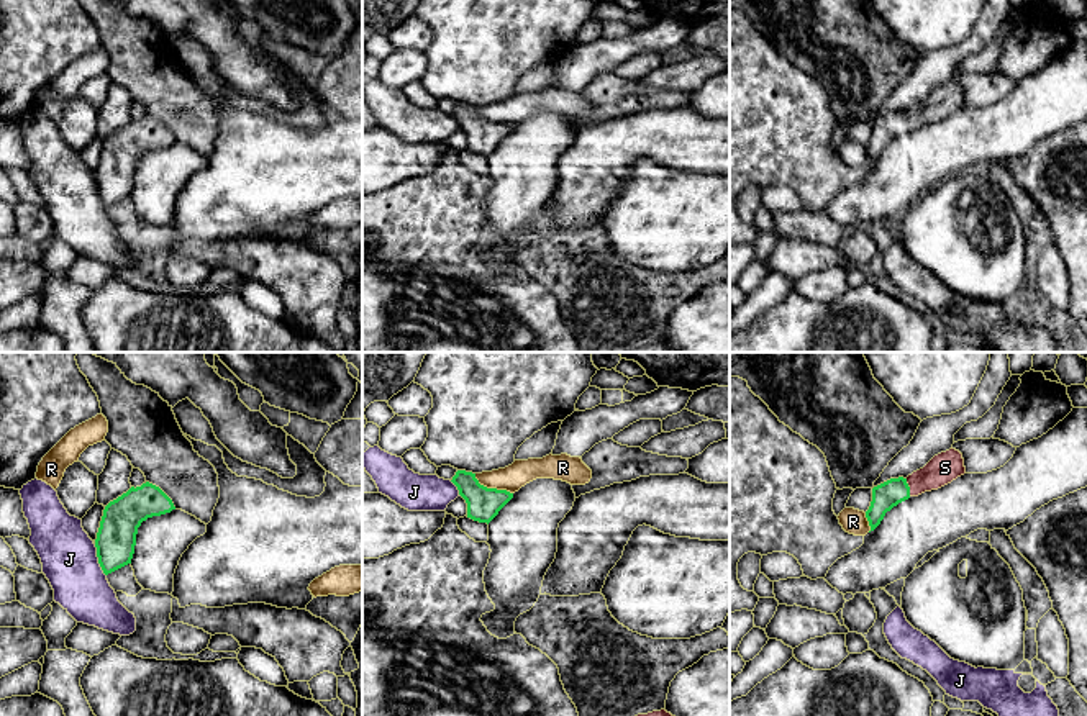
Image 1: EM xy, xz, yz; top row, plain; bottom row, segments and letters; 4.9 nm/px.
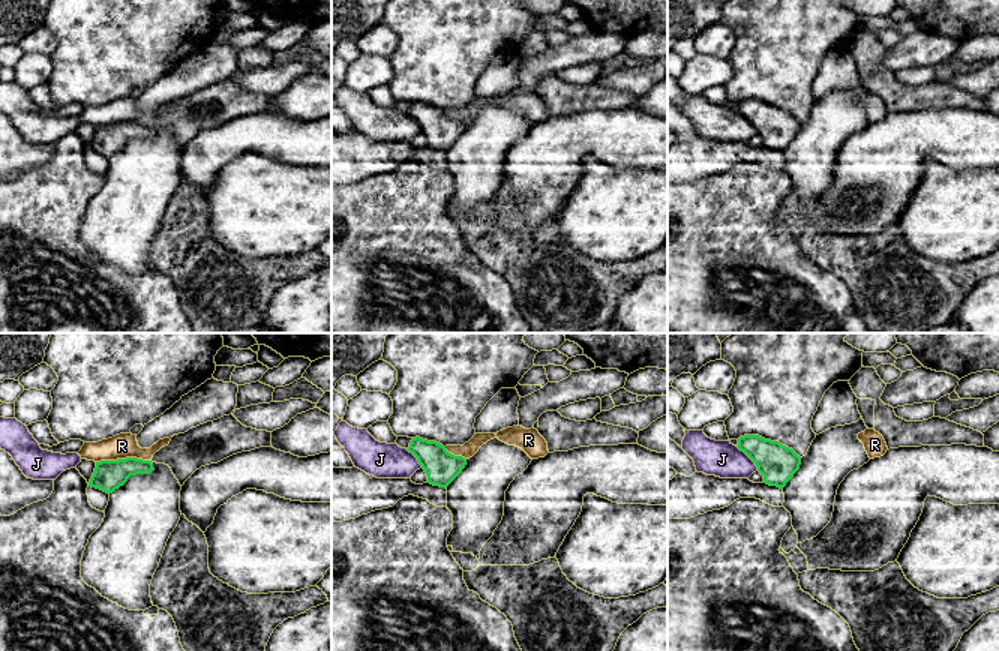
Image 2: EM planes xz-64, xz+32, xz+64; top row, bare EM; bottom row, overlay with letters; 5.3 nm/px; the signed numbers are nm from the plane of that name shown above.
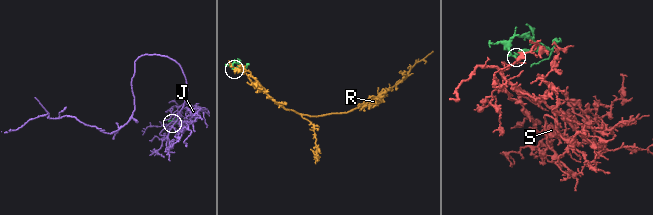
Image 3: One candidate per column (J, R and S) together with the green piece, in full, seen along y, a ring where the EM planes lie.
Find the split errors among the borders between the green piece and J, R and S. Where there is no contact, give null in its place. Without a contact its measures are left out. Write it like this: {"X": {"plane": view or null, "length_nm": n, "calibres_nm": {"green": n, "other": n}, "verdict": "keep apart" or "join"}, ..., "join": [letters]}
{"J": {"plane": "xy", "length_nm": 170, "calibres_nm": {"green": 190, "other": 280}, "verdict": "keep apart"}, "R": {"plane": "xz", "length_nm": 220, "calibres_nm": {"green": 160, "other": 120}, "verdict": "keep apart"}, "S": {"plane": "yz", "length_nm": 90, "calibres_nm": {"green": 130, "other": 150}, "verdict": "join"}, "join": ["S"]}

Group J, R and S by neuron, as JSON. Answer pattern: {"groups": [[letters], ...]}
{"groups": [["J"], ["R"], ["S"]]}

